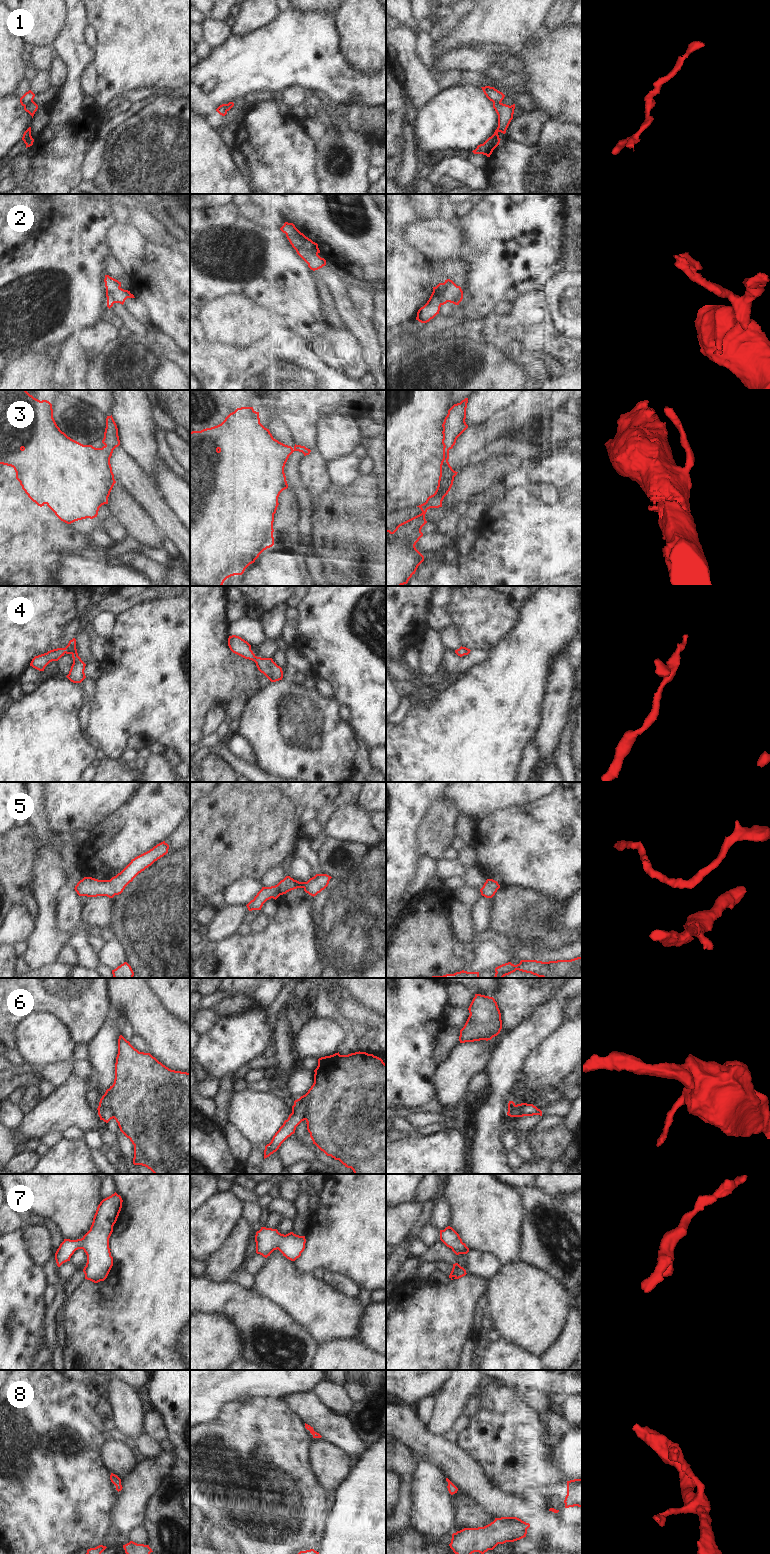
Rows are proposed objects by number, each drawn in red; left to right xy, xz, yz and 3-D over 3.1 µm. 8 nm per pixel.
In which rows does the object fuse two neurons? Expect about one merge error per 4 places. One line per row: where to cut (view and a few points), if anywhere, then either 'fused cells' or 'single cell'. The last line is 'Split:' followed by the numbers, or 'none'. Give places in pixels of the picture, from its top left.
1: cut in xy along (32, 99), (24, 106); fused cells
2: no cut; single cell
3: no cut; single cell
4: no cut; single cell
5: no cut; single cell
6: cut in xz along (297, 1099), (304, 1105), (303, 1120); fused cells
7: no cut; single cell
8: no cut; single cell
Split: 1, 6

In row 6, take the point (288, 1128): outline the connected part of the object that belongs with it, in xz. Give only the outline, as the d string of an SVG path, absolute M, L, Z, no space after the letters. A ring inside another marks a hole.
M295 1100L294 1105L292 1106L292 1113L275 1133L271 1142L265 1146L264 1159L276 1152L281 1144L295 1133L296 1127L303 1121L304 1115L305 1105L300 1104L298 1100Z

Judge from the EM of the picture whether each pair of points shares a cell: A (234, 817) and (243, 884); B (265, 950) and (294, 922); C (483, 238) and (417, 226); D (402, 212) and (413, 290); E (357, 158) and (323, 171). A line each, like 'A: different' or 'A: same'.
A: different
B: same
C: different
D: same
E: same

